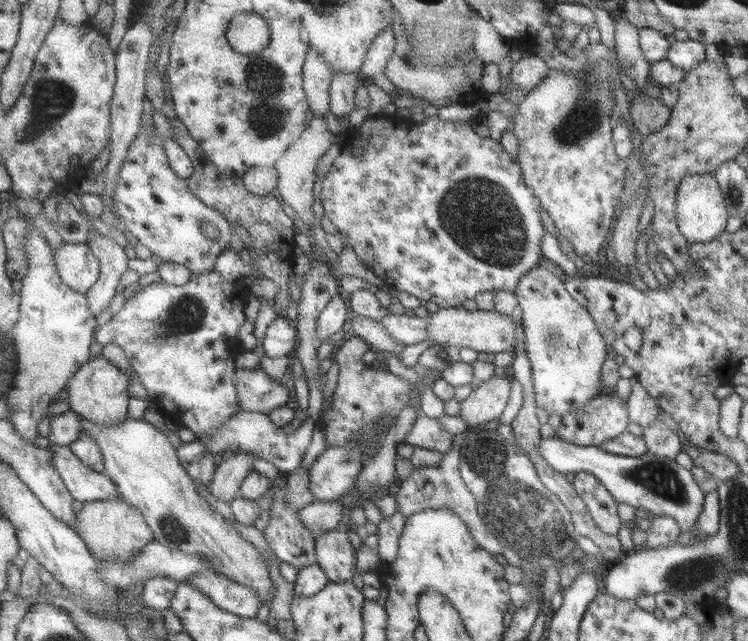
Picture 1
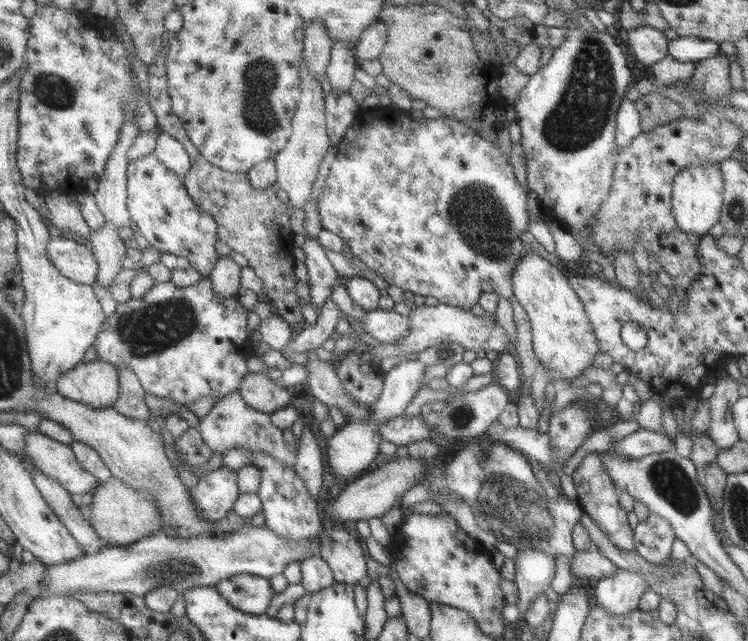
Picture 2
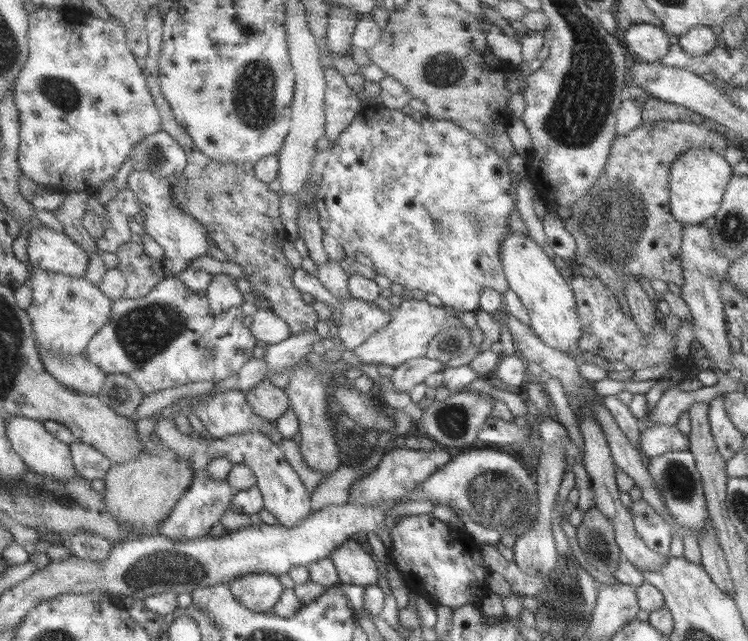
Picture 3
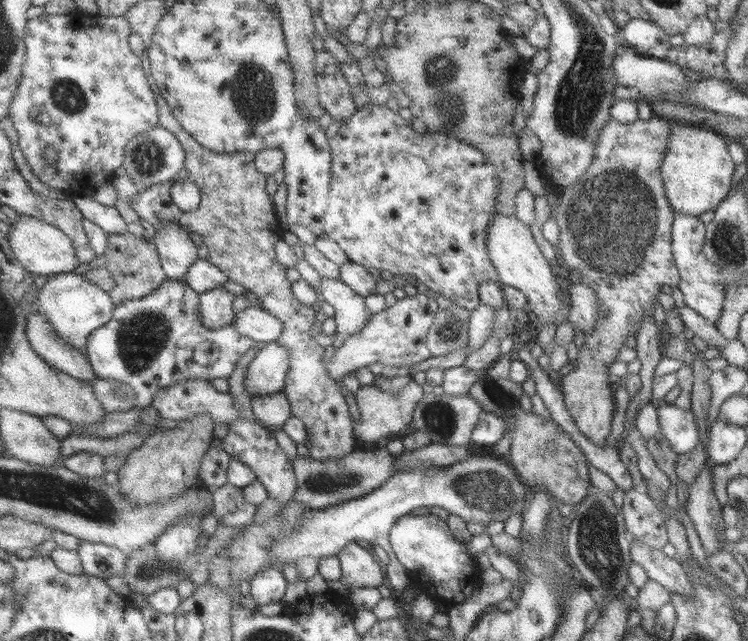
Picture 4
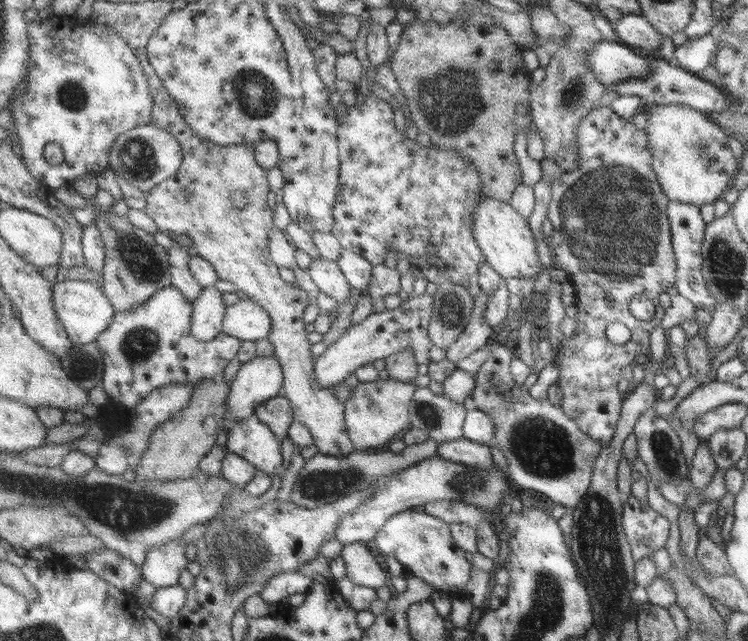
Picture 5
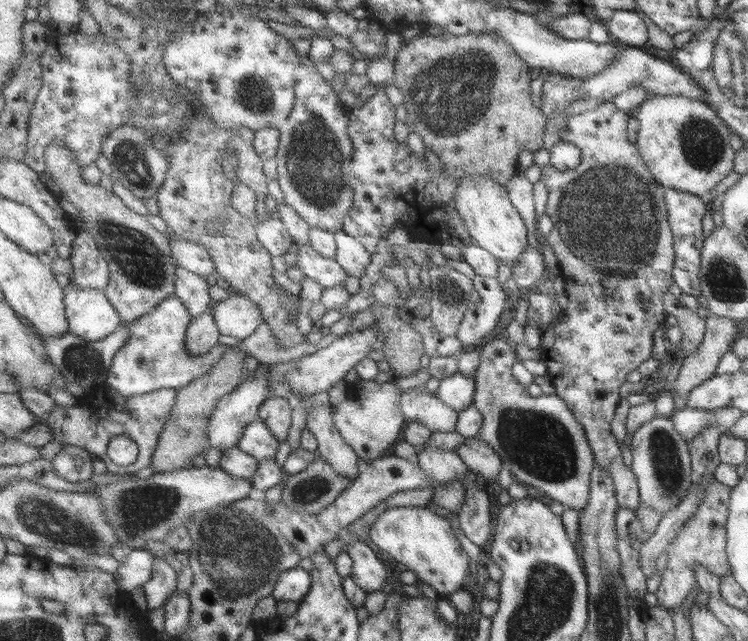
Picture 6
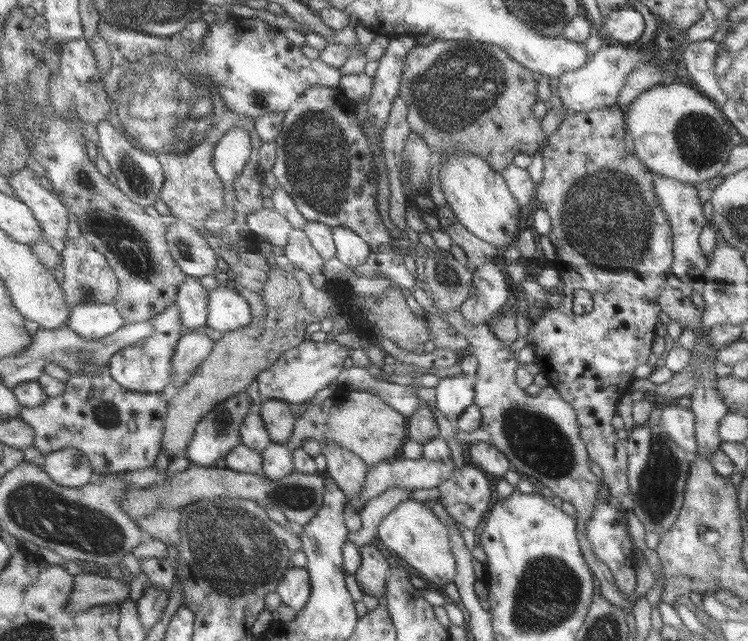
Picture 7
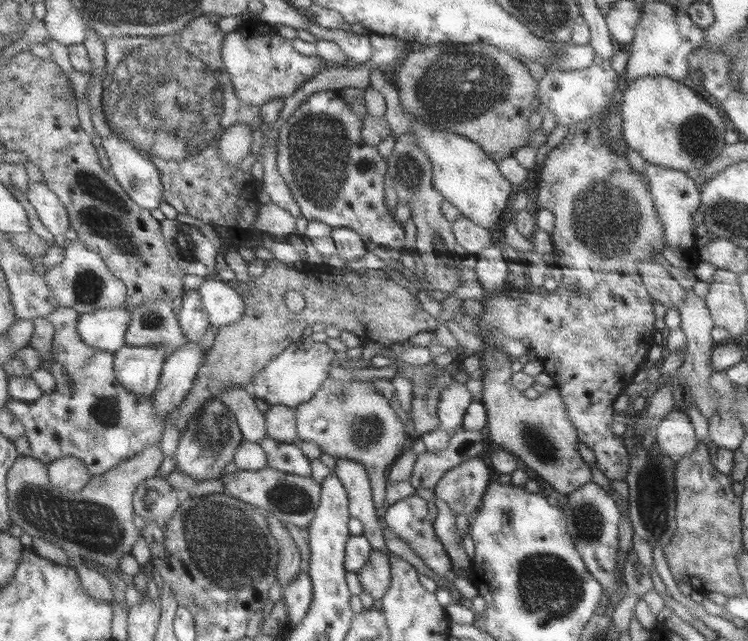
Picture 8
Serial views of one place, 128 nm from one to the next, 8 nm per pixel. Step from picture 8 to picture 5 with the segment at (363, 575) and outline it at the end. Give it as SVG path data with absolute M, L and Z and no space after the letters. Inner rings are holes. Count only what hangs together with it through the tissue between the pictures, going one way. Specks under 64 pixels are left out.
M364 543L345 545L341 556L347 565L347 576L355 584L375 590L387 584L387 571Z

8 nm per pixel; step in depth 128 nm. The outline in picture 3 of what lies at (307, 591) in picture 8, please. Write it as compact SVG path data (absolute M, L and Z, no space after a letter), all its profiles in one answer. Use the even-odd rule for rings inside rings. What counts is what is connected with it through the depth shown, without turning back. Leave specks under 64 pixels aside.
M251 573L229 583L235 599L252 611L262 613L274 608L286 592L279 575L269 573Z

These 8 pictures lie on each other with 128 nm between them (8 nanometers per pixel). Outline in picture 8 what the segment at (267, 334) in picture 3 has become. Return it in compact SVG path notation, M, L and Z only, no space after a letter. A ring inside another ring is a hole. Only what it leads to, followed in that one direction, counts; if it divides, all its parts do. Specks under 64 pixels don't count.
M212 277L198 290L204 310L207 310L212 326L217 330L225 325L239 323L246 314L245 296L238 288L229 286L227 281Z

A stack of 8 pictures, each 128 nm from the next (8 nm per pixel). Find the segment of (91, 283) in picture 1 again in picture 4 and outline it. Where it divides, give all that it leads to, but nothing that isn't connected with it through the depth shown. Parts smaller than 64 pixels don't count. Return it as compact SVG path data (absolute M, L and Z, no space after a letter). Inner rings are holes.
M20 215L13 220L11 227L11 246L17 258L33 276L46 276L48 278L62 277L63 274L73 272L79 266L75 244L58 226L45 222L43 219Z

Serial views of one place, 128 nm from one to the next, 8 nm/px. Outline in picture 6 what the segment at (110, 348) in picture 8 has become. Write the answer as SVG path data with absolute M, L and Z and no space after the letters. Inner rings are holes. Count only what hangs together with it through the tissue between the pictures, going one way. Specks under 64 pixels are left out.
M70 282L65 287L65 300L70 332L88 342L105 339L123 324L106 290L79 288Z

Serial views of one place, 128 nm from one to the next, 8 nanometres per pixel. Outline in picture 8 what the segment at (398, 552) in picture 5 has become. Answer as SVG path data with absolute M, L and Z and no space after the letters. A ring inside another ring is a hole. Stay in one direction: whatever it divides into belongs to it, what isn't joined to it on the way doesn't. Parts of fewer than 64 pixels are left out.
M416 494L399 499L387 508L384 515L387 528L404 542L407 542L413 552L423 560L425 566L429 566L438 576L445 578L447 572L454 570L454 563L443 542L439 540L439 534L437 534L435 524L431 522L430 517L429 502Z

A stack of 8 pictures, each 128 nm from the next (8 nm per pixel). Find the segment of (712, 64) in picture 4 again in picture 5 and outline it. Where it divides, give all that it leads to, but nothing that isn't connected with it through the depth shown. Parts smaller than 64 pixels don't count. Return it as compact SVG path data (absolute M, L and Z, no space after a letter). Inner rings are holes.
M716 17L711 30L703 36L691 37L679 45L675 46L673 52L677 64L687 72L711 82L726 95L721 76L717 74L715 68L715 53L719 47L719 35L723 32L723 27L727 21Z

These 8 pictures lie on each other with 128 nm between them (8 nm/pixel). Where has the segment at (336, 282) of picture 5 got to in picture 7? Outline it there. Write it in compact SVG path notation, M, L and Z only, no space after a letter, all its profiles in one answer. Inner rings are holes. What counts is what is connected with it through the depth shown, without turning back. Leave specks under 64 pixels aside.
M293 229L289 244L284 248L284 252L298 271L309 274L324 274L327 260L313 246L312 240L305 230Z

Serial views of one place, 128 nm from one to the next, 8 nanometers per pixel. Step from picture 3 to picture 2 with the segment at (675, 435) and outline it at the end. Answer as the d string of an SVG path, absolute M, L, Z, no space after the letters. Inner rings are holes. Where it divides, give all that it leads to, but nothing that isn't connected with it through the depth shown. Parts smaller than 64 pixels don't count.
M638 427L635 432L631 432L631 434L614 443L613 446L625 458L641 459L647 454L673 450L674 442L670 438L666 438L665 435Z

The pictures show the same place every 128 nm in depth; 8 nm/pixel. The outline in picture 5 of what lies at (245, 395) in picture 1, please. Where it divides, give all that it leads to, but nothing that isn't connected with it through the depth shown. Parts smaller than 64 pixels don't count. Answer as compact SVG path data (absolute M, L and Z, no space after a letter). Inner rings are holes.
M283 394L257 406L256 415L271 427L281 441L289 437L291 424L296 421L291 401Z

